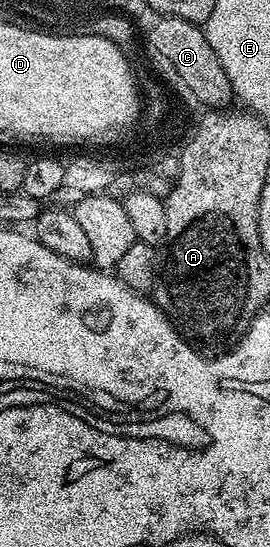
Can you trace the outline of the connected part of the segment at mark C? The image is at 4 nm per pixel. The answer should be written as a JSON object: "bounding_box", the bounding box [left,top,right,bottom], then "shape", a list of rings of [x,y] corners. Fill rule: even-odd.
{"bounding_box":[144,16,234,110],"shape":[[[163,16],[154,19],[149,33],[144,33],[145,52],[153,59],[155,67],[161,71],[161,76],[169,84],[178,84],[186,88],[195,99],[209,110],[221,110],[234,103],[233,87],[227,78],[227,73],[215,58],[215,50],[211,50],[211,42],[207,42],[205,29],[202,25],[192,24],[183,18]]]}

